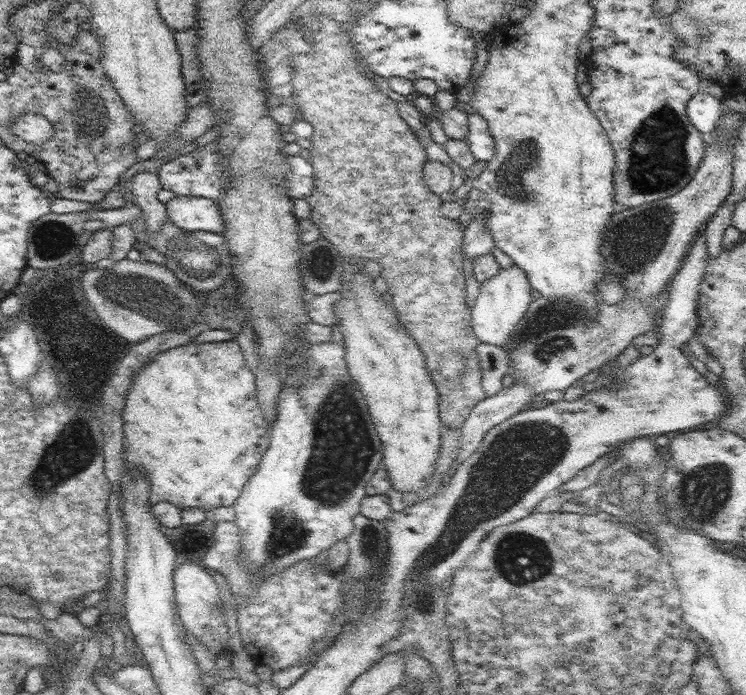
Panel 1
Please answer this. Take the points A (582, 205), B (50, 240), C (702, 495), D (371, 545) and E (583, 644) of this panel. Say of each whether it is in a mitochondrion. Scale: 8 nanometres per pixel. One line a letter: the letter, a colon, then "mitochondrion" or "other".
A: other
B: mitochondrion
C: mitochondrion
D: mitochondrion
E: mitochondrion

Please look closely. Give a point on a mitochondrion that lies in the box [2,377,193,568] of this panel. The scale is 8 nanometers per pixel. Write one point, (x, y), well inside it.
(73, 451)

